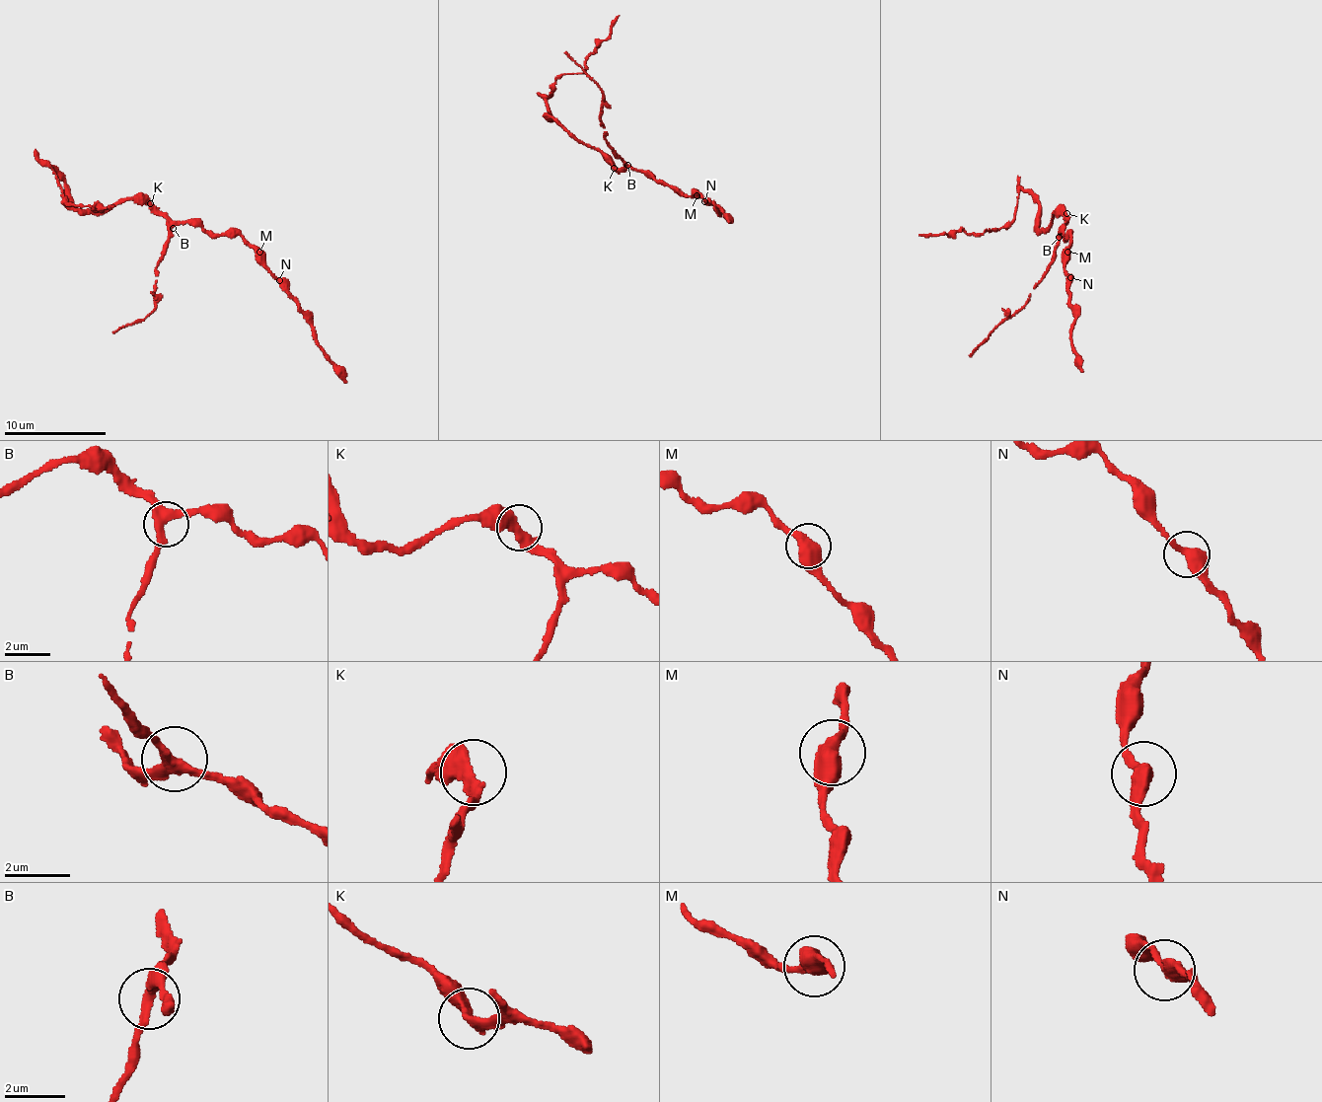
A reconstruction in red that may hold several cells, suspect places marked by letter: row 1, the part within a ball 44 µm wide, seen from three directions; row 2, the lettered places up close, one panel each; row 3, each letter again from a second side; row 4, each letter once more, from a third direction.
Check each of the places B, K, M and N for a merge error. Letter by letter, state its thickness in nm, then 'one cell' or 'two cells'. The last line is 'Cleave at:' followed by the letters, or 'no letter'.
B: calibre 300 nm; one cell
K: calibre 380 nm; one cell
M: calibre 500 nm; one cell
N: calibre 440 nm; one cell
Cleave at: no letter

